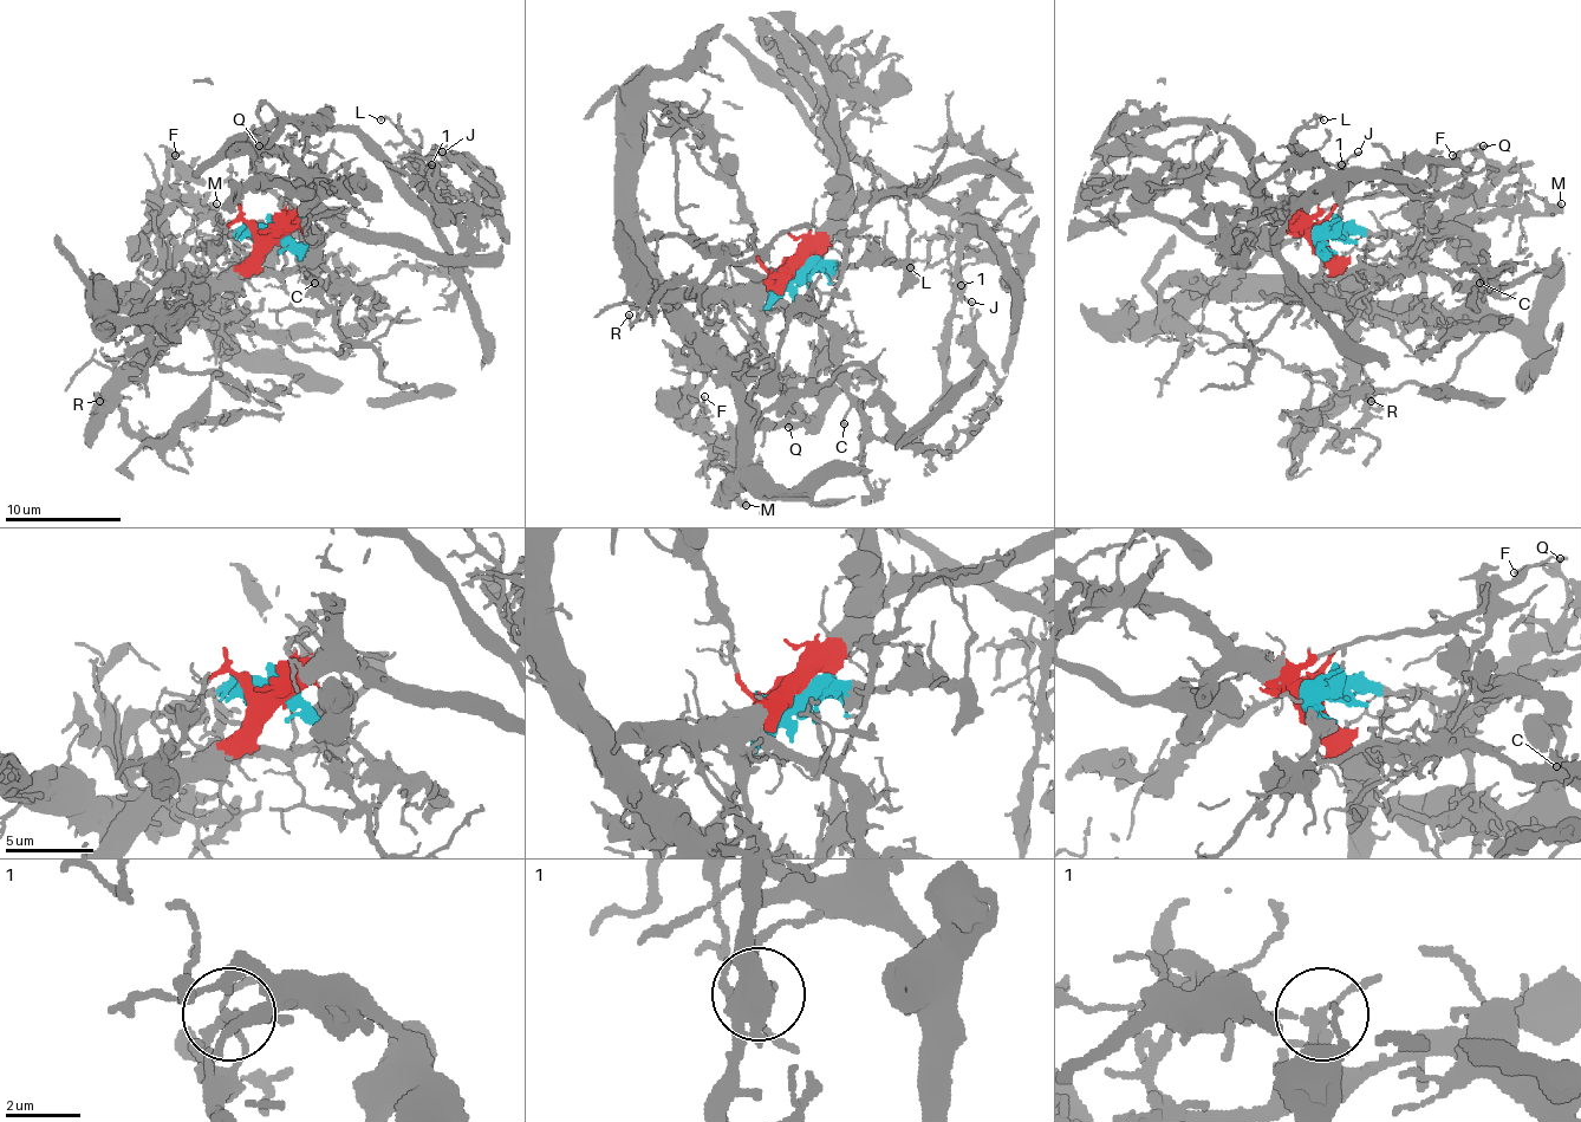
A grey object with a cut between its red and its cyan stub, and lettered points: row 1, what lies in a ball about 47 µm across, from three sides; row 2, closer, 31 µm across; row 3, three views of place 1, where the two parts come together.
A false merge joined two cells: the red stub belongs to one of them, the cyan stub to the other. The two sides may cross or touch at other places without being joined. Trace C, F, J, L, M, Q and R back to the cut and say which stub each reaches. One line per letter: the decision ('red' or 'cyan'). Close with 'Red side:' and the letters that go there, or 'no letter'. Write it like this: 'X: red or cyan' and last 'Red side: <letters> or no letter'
C: red
F: cyan
J: red
L: red
M: red
Q: cyan
R: red
Red side: C, J, L, M, R

